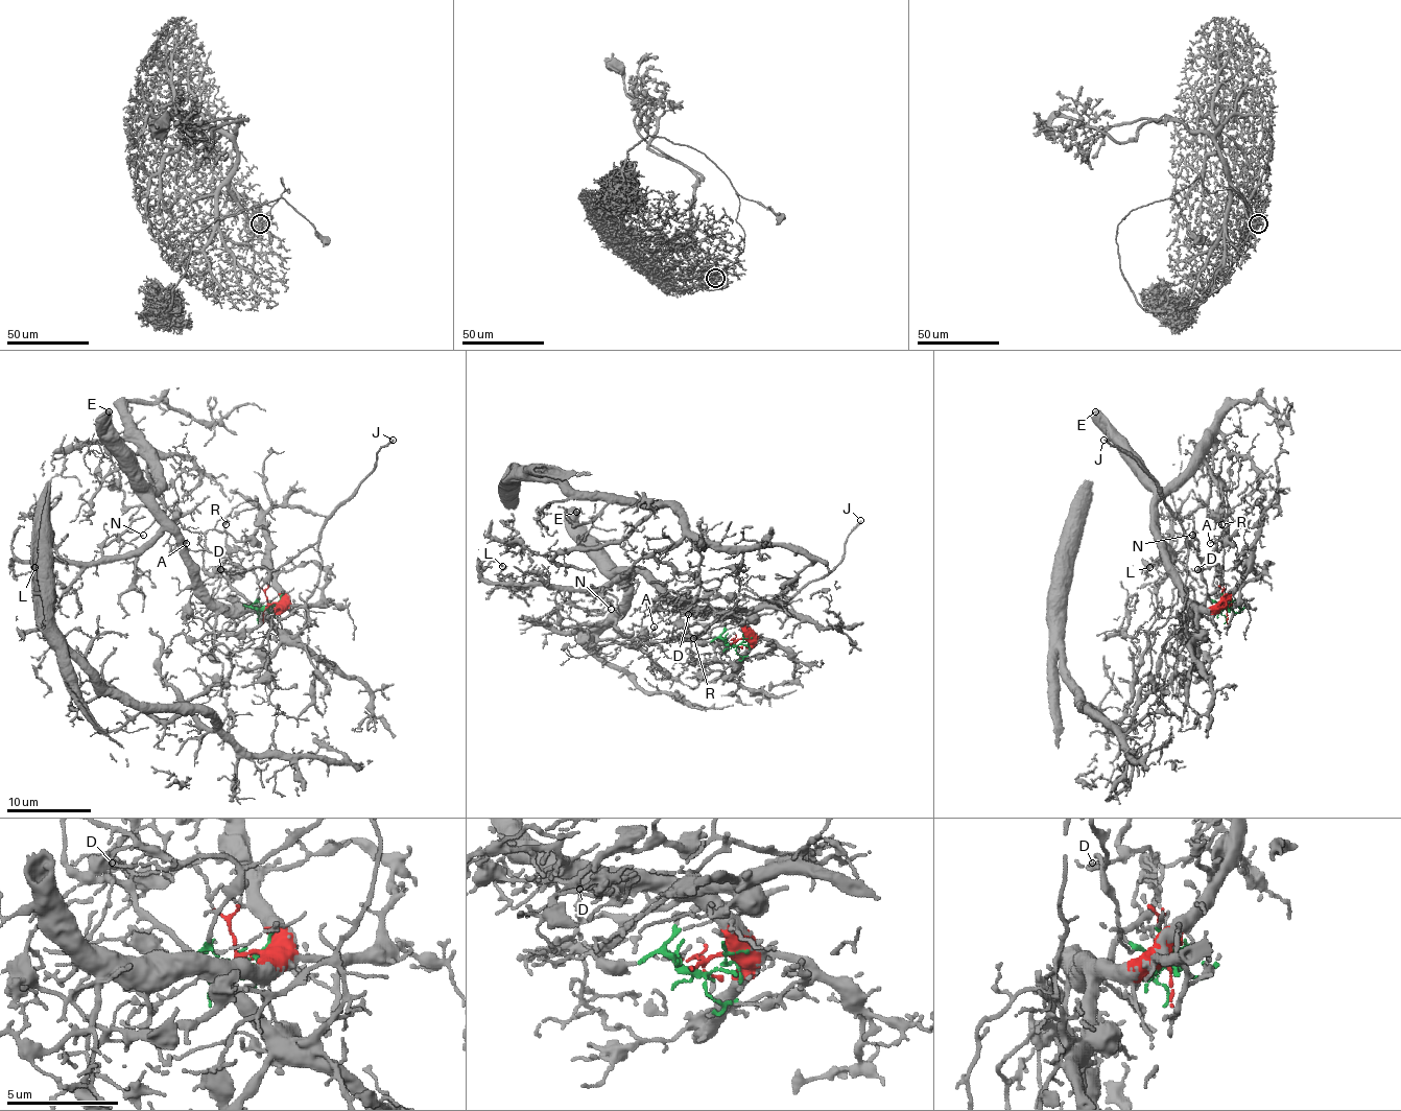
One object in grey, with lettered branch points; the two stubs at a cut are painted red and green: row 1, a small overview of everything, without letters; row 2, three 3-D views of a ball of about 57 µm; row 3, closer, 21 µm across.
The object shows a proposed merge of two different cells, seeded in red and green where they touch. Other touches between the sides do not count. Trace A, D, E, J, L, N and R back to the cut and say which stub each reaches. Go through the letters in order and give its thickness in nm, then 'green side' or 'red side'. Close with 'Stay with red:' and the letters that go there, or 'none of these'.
A: calibre 130 nm; green side
D: calibre 120 nm; green side
E: calibre 600 nm; red side
J: calibre 200 nm; green side
L: calibre 110 nm; red side
N: calibre 90 nm; red side
R: calibre 70 nm; green side
Stay with red: E, L, N

